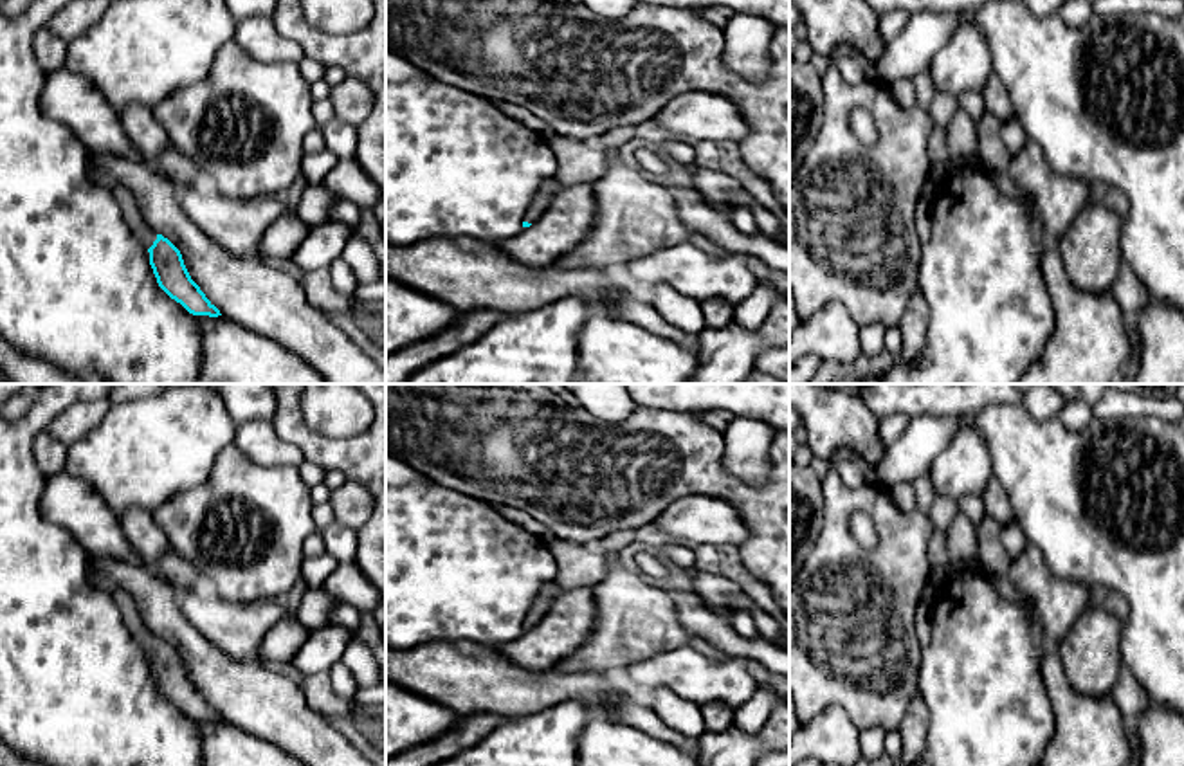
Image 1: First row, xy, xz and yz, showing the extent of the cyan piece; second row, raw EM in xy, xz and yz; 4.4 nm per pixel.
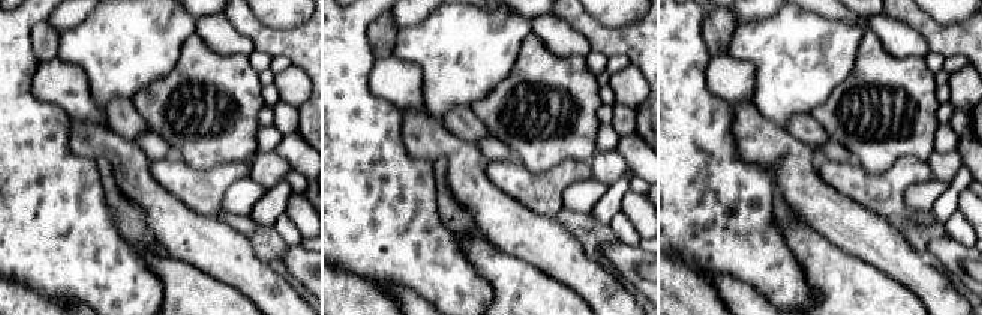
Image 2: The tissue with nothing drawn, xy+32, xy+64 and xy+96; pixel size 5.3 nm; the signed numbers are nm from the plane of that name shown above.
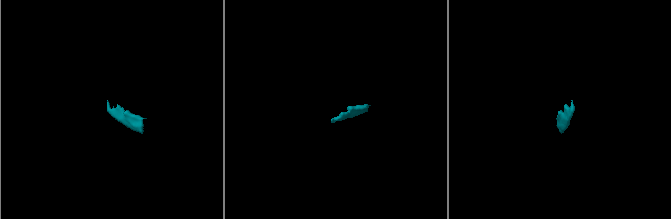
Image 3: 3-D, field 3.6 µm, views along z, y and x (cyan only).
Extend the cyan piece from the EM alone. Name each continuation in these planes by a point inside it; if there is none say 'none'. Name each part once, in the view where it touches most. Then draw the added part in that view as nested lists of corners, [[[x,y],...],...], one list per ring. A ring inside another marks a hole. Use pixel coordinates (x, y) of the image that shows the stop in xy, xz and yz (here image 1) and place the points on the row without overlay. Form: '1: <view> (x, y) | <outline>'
1: xy (130, 615) | [[[115,588],[112,591],[112,598],[117,604],[123,622],[126,625],[126,629],[130,631],[130,634],[133,636],[133,640],[139,643],[139,647],[148,654],[153,645],[157,643],[157,634],[153,634],[141,620],[139,609],[135,606],[135,600],[132,598],[132,595],[123,589],[123,588]]]

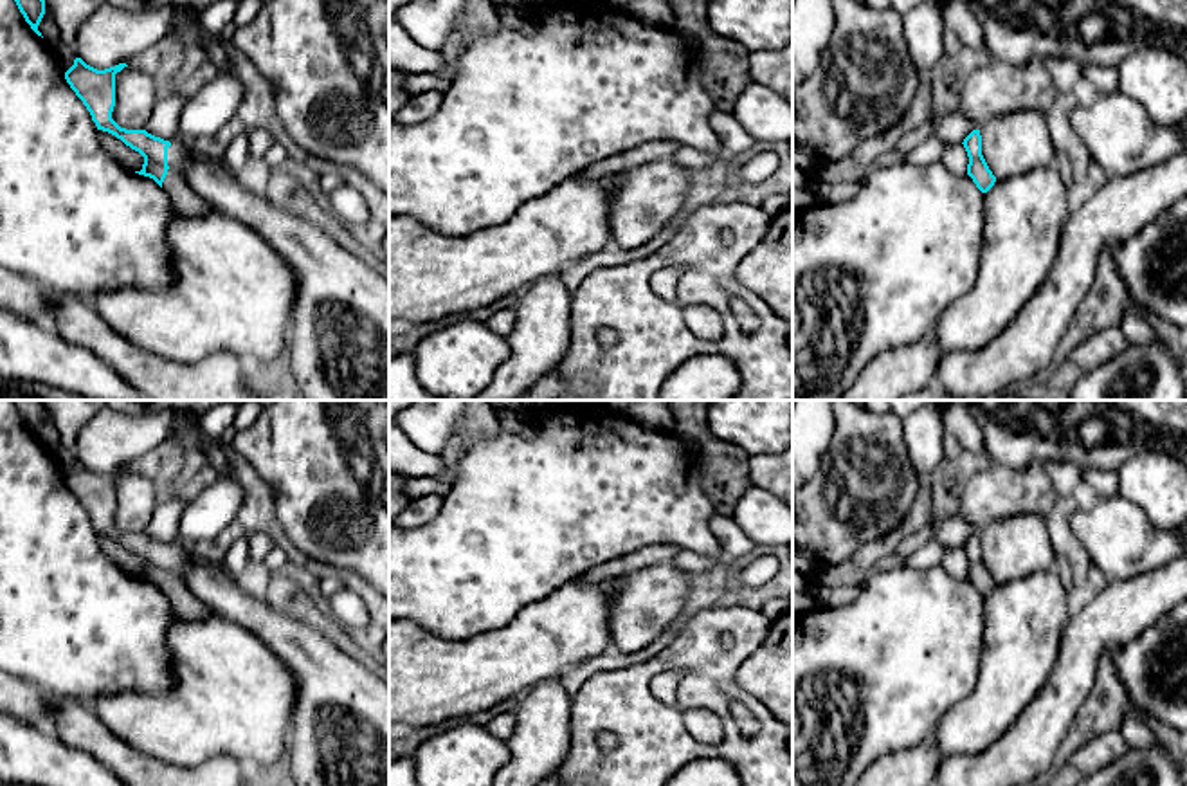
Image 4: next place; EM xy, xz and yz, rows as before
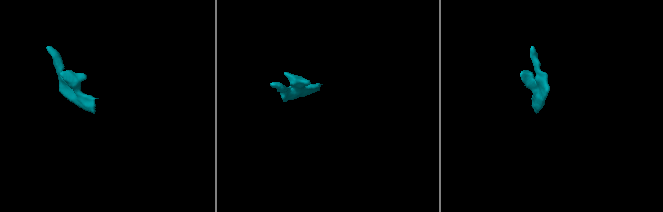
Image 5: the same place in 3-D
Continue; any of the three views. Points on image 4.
1: xy (177, 557) | [[[171,543],[168,552],[168,570],[180,573],[184,566],[193,559],[189,546],[182,543]]]

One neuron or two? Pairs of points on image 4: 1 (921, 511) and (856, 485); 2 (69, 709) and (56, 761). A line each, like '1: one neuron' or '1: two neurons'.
1: two neurons
2: two neurons

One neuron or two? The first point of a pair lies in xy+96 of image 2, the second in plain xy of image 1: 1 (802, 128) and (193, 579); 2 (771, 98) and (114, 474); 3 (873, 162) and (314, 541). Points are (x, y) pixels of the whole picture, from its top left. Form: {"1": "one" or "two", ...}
{"1": "two", "2": "one", "3": "two"}

